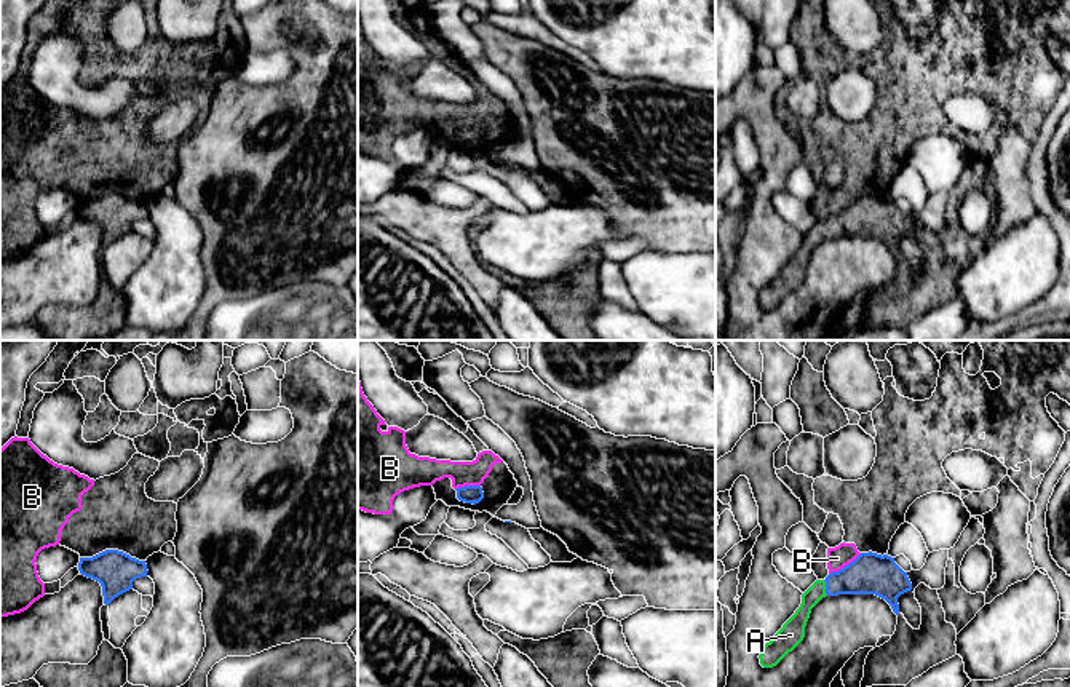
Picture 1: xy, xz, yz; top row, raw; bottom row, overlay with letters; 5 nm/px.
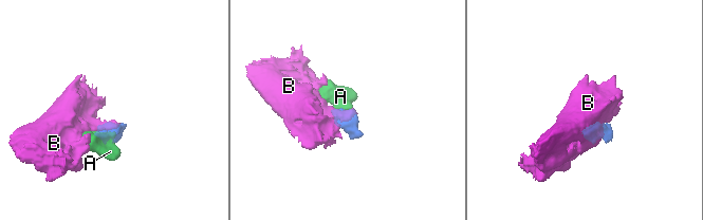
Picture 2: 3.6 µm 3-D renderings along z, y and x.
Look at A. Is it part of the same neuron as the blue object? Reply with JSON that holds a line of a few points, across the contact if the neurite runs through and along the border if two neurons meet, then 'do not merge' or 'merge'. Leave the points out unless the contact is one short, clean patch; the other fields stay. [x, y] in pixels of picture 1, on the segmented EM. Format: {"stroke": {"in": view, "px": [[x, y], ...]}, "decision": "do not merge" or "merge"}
{"stroke": {"in": "yz", "px": [[869, 574], [837, 582], [826, 588], [807, 604], [794, 627]]}, "decision": "merge"}

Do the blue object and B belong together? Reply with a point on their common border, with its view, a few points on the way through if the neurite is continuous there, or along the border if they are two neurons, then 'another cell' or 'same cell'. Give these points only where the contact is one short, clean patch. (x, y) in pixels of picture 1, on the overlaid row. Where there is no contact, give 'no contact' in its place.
meets blue in yz at (845, 566); border along yz (861, 553), (829, 574); another cell

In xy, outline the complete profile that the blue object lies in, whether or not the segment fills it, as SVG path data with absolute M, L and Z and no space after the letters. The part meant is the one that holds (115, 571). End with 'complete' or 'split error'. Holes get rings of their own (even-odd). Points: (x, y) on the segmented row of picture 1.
M105 550L93 558L80 558L78 570L101 583L105 606L133 590L133 582L147 577L149 572L145 561L118 550Z; complete

